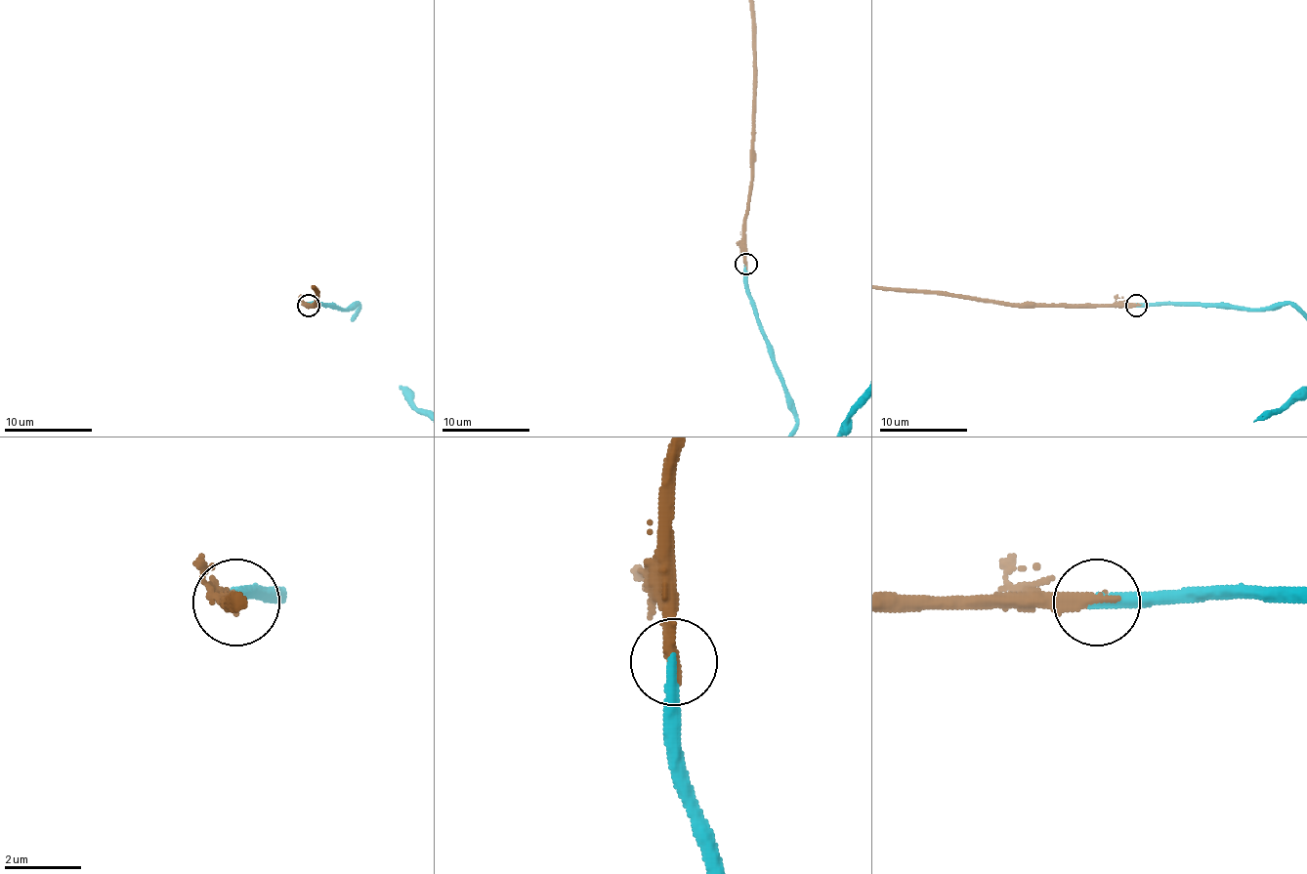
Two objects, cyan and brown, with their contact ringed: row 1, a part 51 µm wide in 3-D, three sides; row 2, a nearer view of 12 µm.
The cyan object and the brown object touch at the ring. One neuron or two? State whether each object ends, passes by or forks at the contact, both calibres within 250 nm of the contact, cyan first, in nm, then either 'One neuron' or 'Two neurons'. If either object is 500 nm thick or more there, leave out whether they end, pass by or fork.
At the ring cyan ends. At the ring brown ends. Thickness 360 nm (cyan) against 360 nm. One neuron

